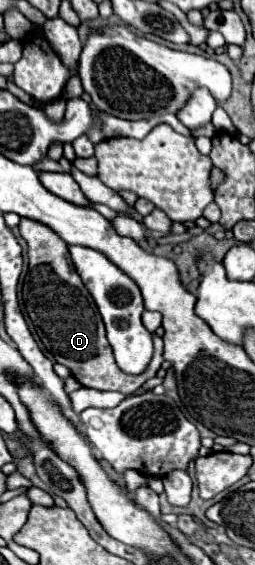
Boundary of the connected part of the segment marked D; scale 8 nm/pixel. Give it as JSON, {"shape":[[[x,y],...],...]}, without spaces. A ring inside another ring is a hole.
{"shape":[[[30,218],[20,220],[20,234],[28,242],[28,262],[30,262],[30,292],[24,298],[26,312],[46,346],[54,362],[60,362],[72,370],[72,376],[86,388],[96,390],[118,390],[130,394],[138,390],[144,382],[154,377],[164,362],[164,343],[161,337],[152,333],[153,356],[144,374],[124,374],[106,350],[106,330],[98,308],[86,290],[80,274],[68,258],[68,244],[48,230],[42,222],[32,222]]]}

